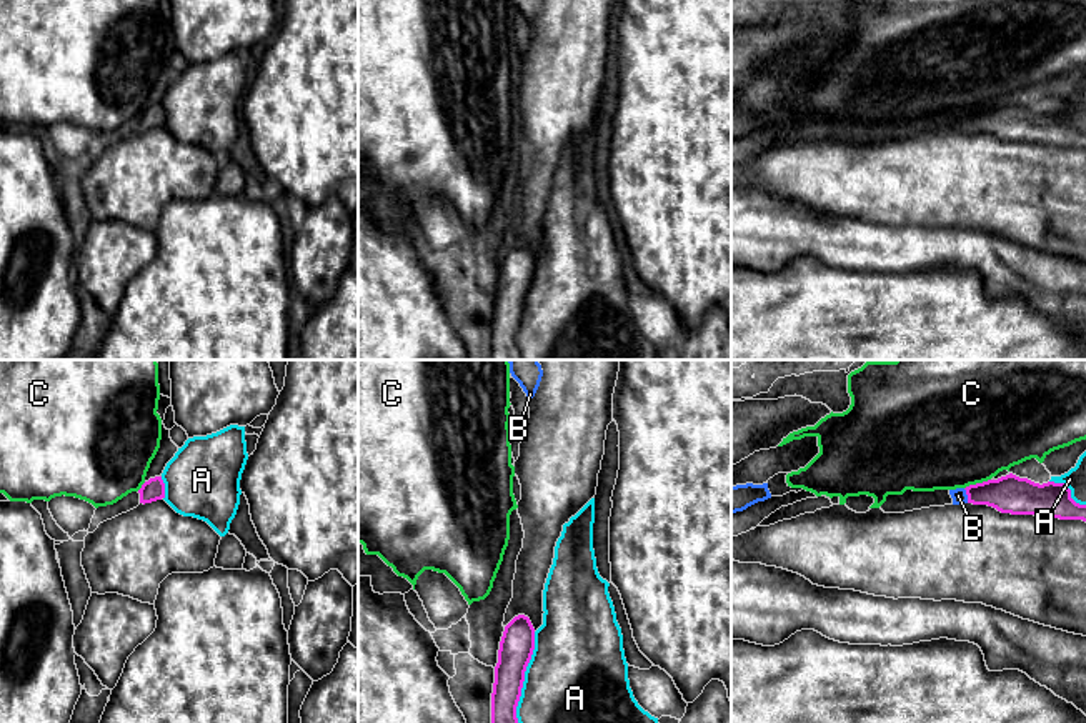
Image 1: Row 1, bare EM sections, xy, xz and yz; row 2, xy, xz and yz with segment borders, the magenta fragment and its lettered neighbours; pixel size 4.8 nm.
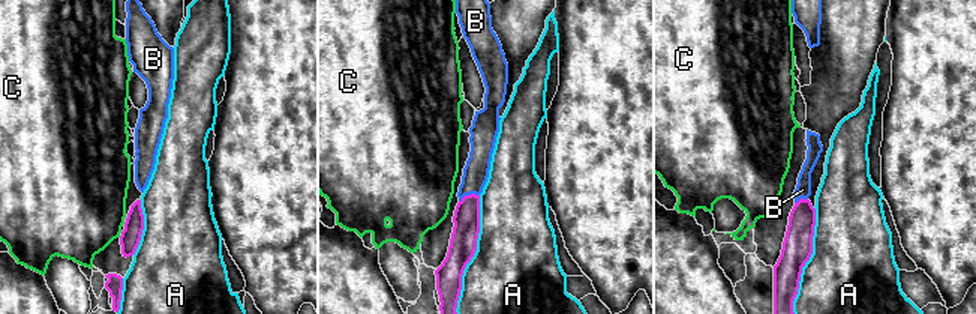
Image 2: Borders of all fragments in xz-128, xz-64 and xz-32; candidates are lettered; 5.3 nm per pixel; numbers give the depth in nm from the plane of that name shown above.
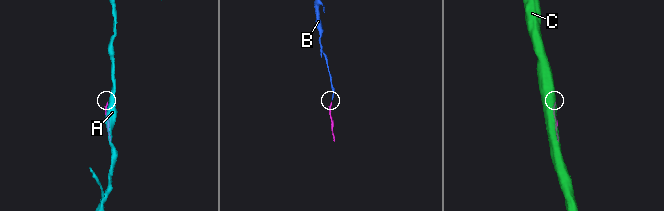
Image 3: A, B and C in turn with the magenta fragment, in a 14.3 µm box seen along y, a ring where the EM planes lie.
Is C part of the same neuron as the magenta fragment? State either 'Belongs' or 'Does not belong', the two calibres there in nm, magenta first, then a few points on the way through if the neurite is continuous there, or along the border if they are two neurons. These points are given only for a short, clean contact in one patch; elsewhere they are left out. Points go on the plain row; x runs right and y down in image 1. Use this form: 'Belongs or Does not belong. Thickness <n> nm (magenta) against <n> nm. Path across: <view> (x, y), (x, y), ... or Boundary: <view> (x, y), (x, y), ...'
Does not belong. Thickness 180 nm (magenta) against 500 nm. Boundary: yz (990, 105), (970, 110), (965, 115)

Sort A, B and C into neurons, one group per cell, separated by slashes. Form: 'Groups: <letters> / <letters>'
Groups: A / B / C

